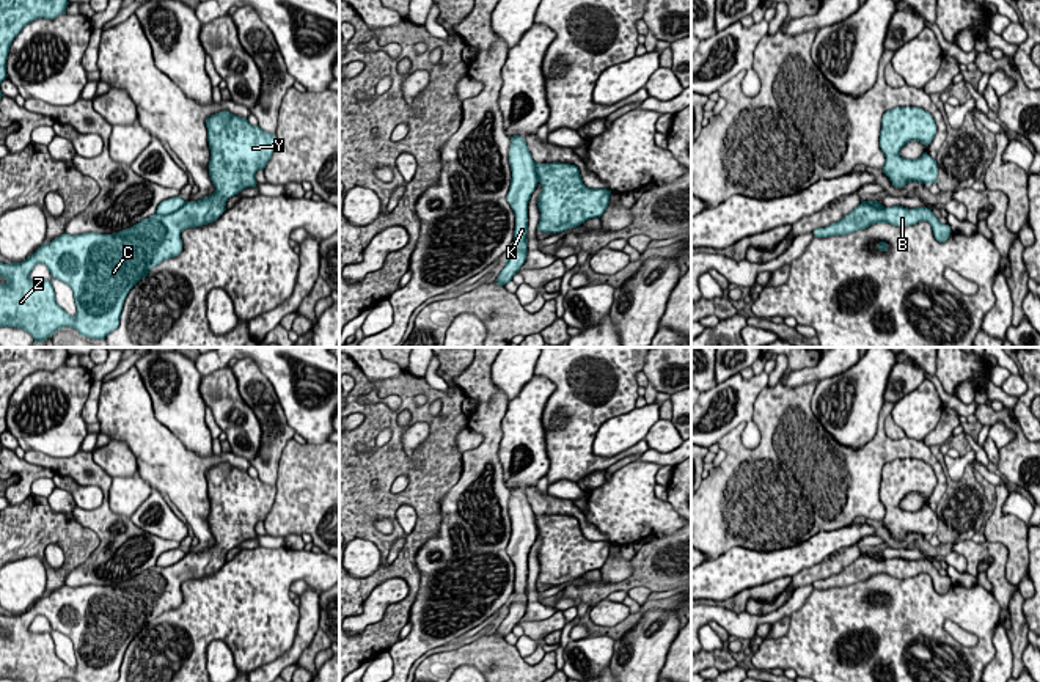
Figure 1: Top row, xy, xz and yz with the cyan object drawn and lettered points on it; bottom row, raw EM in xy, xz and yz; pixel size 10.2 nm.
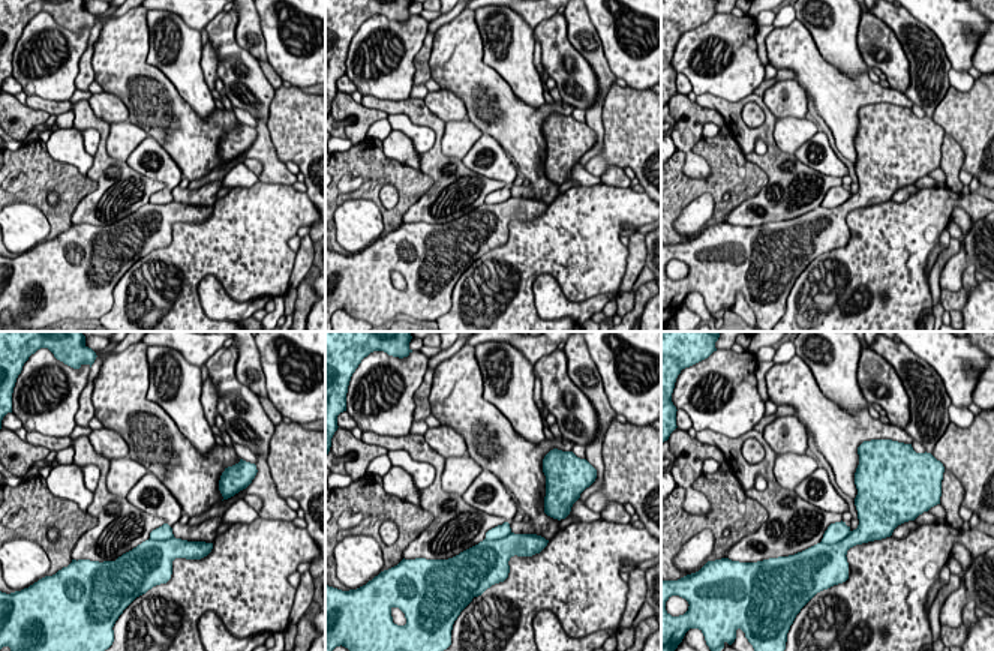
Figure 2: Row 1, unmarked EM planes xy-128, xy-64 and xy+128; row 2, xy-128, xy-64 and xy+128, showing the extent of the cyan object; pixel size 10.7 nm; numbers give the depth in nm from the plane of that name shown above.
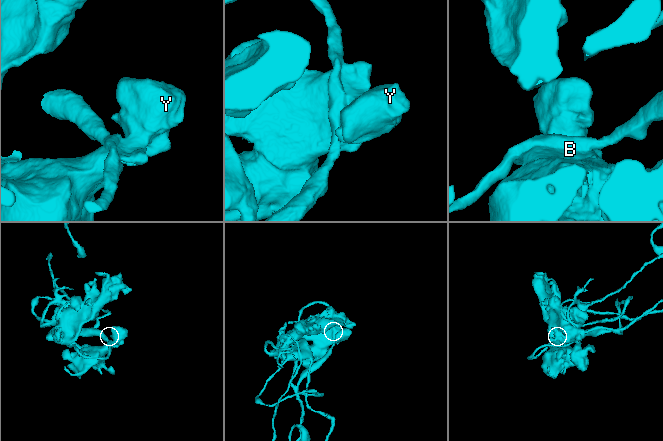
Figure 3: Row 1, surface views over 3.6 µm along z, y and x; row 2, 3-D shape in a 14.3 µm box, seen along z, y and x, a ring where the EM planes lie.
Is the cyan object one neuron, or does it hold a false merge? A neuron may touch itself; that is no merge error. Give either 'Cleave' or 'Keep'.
Keep

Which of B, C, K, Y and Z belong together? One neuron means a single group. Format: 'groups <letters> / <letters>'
groups B C K Y Z

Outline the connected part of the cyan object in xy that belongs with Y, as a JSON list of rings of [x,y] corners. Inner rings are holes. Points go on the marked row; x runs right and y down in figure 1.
[[[226,110],[212,115],[206,119],[207,141],[211,149],[209,176],[215,192],[198,201],[184,201],[179,196],[163,200],[154,215],[113,234],[85,233],[71,236],[68,233],[55,237],[49,244],[42,244],[31,256],[22,262],[0,262],[0,277],[6,280],[0,283],[0,327],[17,327],[28,332],[36,343],[50,338],[57,330],[64,327],[75,328],[82,336],[105,339],[108,333],[118,328],[124,300],[130,289],[143,280],[149,270],[162,261],[178,256],[182,251],[181,233],[185,228],[196,228],[215,222],[225,211],[226,201],[247,187],[256,187],[256,171],[264,170],[272,159],[276,145],[276,135],[262,130],[259,126],[251,126],[247,118],[236,116]],[[36,264],[44,264],[50,277],[66,283],[74,294],[77,313],[72,317],[55,299],[55,291],[50,280],[31,281],[30,273]]]

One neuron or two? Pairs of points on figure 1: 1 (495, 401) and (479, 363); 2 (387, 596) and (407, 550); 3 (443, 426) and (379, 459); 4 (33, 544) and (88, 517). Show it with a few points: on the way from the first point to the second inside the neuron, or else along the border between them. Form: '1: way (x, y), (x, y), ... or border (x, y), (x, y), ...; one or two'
1: way (486, 392), (479, 385), (479, 373); one
2: border (409, 585), (401, 579), (385, 579), (365, 599); two
3: way (431, 443), (410, 459), (396, 459); one
4: border (76, 519), (99, 541), (87, 558); two

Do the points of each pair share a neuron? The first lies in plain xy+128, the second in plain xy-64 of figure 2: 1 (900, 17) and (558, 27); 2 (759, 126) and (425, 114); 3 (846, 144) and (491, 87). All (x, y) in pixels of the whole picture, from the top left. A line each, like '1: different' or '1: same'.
1: different
2: same
3: same

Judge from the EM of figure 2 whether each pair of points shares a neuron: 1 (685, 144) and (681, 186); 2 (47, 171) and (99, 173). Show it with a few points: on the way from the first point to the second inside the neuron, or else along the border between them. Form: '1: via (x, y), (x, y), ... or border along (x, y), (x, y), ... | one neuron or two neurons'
1: border along (702, 137), (693, 150), (709, 173), (690, 179) | two neurons
2: border along (93, 179), (96, 188), (74, 209) | two neurons

